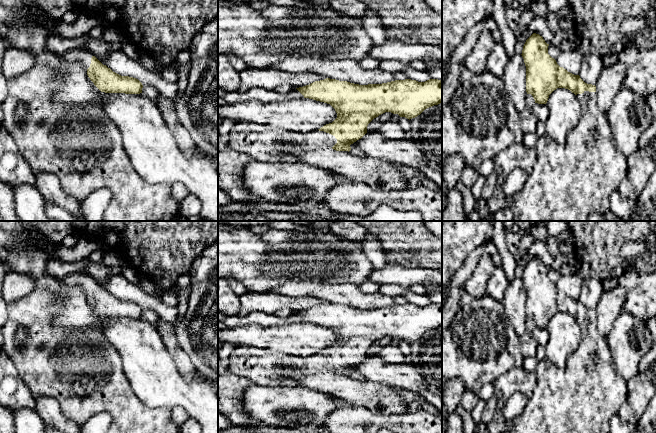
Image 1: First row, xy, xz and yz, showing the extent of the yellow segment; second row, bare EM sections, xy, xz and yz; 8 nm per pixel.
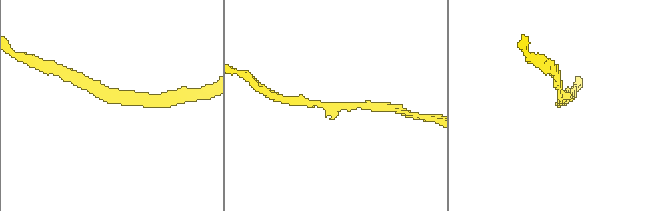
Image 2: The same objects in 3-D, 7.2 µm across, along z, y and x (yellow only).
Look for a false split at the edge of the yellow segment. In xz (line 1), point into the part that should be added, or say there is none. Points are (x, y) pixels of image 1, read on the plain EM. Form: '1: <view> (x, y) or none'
1: xz (260, 366)

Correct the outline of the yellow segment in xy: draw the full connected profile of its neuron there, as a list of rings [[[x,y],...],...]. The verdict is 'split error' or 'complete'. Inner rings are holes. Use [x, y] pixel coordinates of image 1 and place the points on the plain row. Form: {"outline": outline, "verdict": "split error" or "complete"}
{"outline": [[[81,272],[68,274],[63,278],[68,286],[81,287],[94,309],[105,317],[142,317],[142,307],[133,301],[121,300],[103,289],[95,280]]], "verdict": "split error"}

